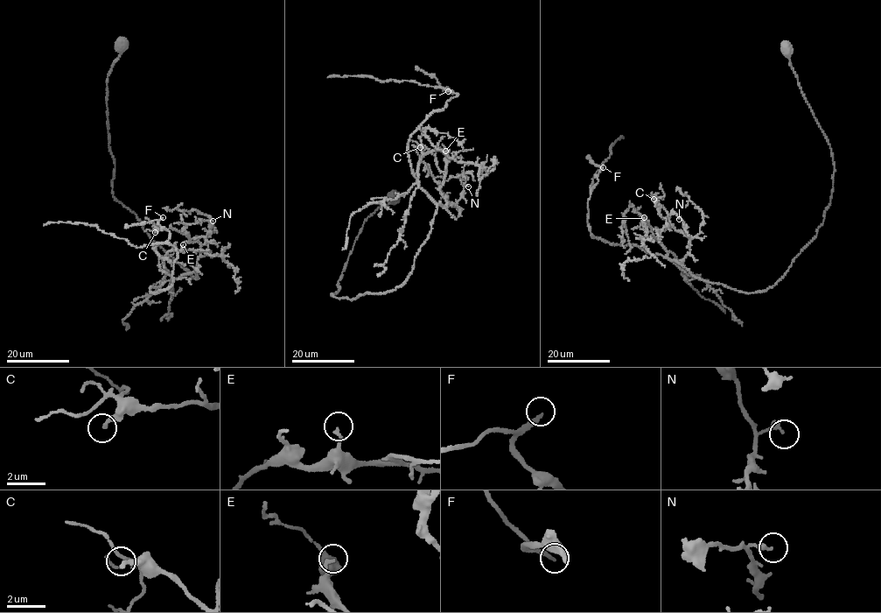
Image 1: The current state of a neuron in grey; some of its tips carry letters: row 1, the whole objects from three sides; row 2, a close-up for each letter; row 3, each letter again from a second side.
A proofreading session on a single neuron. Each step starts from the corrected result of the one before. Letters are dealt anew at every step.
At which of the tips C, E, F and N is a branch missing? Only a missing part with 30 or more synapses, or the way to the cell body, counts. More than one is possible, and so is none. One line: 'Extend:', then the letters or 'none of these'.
Extend: F

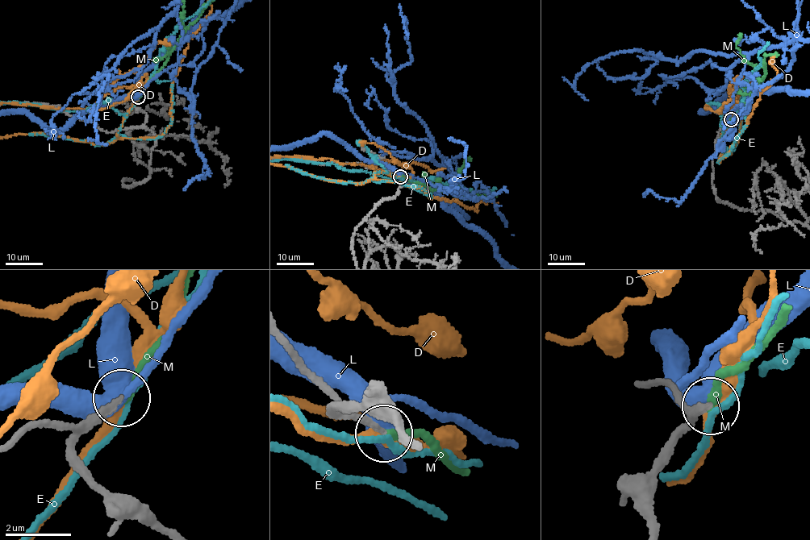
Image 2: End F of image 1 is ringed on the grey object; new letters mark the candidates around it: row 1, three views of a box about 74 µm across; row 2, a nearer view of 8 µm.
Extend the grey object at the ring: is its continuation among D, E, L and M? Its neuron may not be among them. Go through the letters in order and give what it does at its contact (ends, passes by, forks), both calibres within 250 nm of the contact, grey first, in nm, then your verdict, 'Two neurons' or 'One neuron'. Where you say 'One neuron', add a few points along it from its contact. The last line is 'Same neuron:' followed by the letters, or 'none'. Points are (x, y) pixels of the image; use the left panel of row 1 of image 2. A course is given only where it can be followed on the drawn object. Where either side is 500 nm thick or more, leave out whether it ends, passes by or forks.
D: It passes by. Thickness 260 nm (grey) against 240 nm. Two neurons
E: It passes by. Thickness 220 nm (grey) against 190 nm. Two neurons
L: It forks there. Thickness 200 nm (grey) against 440 nm. Two neurons
M: It ends there. Thickness 240 nm (grey) against 220 nm. One neuron
Same neuron: M

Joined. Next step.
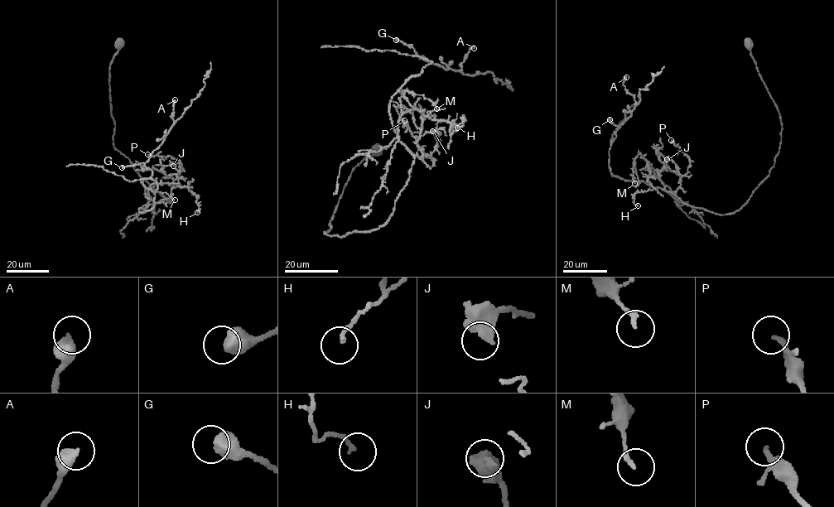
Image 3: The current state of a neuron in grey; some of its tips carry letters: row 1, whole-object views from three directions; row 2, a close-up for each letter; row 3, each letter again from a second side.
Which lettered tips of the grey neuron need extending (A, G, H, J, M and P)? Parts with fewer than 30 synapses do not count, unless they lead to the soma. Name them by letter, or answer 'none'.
none

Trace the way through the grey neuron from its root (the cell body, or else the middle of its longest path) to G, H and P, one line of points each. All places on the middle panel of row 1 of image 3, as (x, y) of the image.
G: (377, 150), (351, 172), (324, 234), (380, 227), (409, 178), (414, 157), (389, 102), (432, 61), (396, 40)
H: (377, 150), (324, 234), (388, 220), (414, 158), (405, 113), (457, 127)
P: (377, 150), (351, 172), (324, 234), (380, 227), (414, 156), (436, 160), (404, 120)

